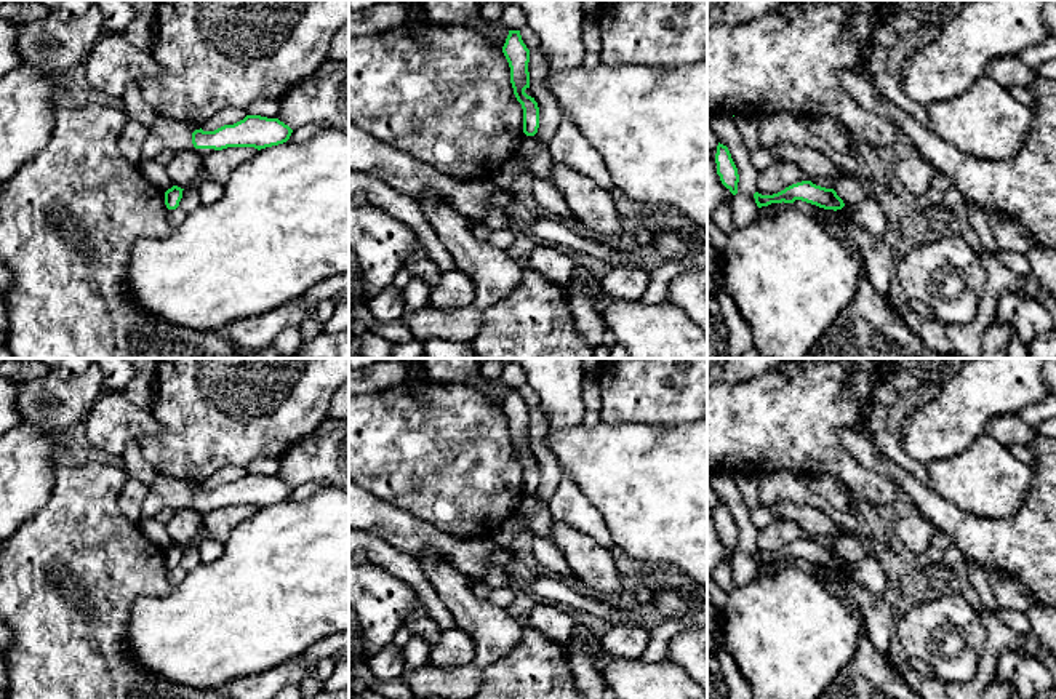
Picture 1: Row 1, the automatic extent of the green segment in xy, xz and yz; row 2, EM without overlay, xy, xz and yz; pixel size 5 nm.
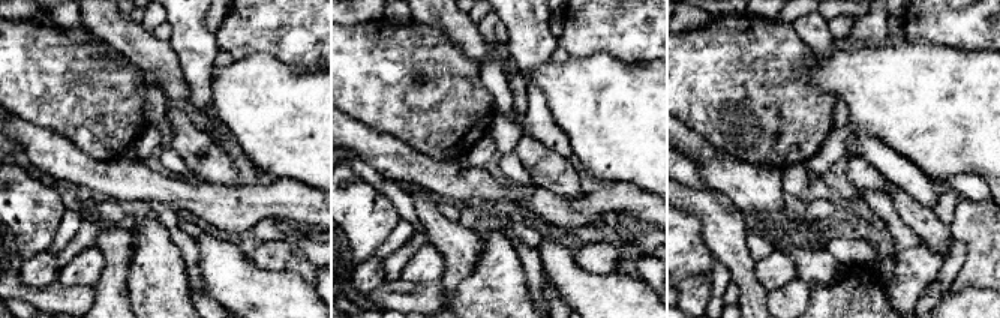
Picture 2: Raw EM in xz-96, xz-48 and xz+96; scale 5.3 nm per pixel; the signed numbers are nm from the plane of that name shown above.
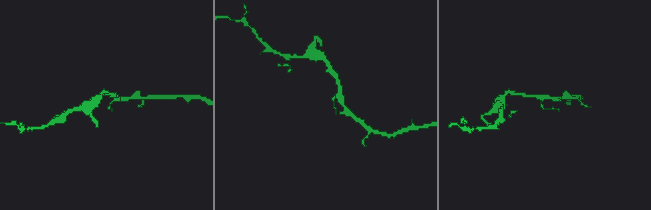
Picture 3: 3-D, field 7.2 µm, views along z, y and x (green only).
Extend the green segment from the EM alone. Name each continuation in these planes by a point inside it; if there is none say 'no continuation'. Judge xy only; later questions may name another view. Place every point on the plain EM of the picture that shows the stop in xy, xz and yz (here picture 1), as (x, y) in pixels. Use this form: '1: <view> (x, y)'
1: xy (165, 491)

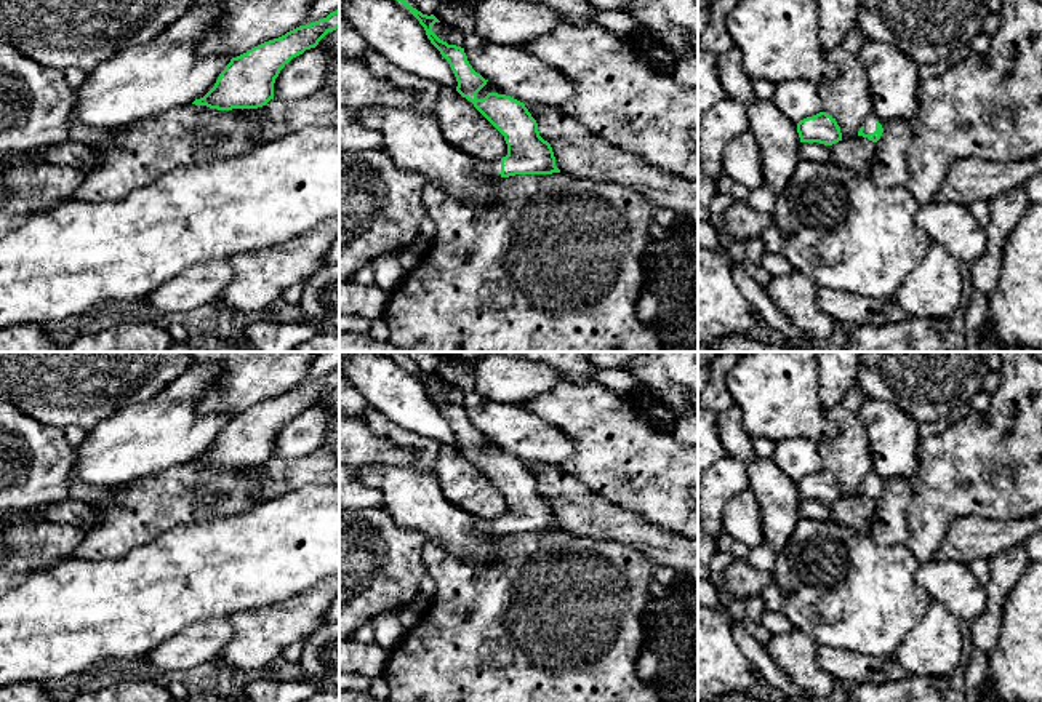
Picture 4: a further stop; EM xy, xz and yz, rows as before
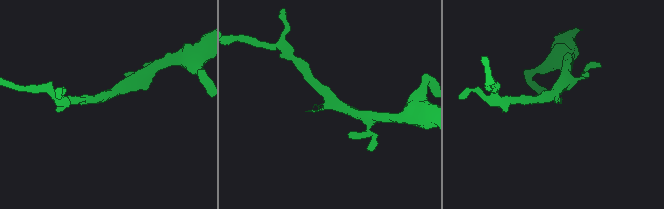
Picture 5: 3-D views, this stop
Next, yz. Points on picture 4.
1: yz (869, 482)

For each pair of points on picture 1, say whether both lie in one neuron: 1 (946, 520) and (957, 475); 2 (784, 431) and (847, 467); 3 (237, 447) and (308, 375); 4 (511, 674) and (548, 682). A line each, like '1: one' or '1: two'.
1: two
2: one
3: one
4: one

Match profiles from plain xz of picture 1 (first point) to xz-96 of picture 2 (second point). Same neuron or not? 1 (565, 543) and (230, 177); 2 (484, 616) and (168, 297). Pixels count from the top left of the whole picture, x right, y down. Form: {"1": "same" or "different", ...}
{"1": "same", "2": "different"}

